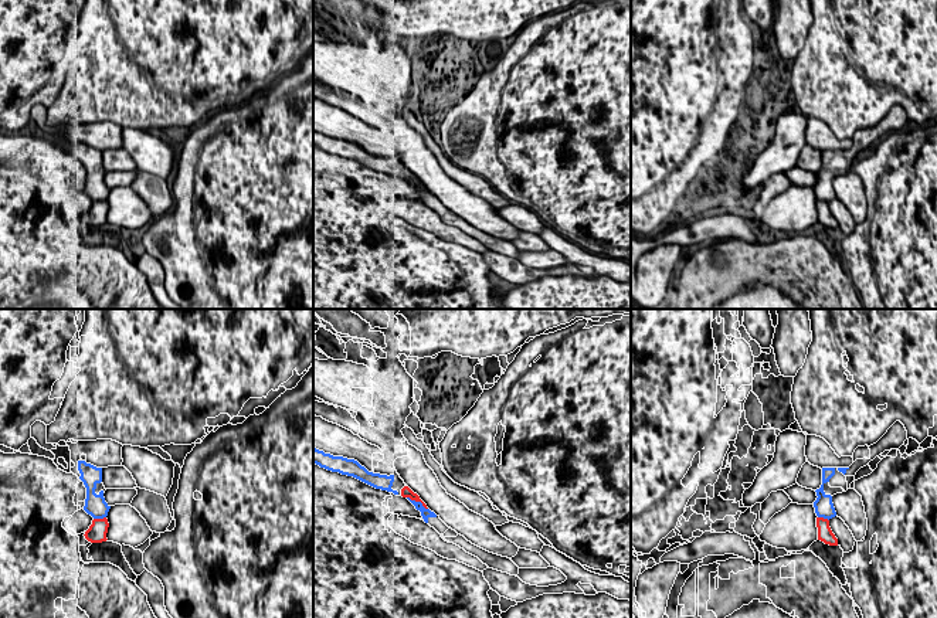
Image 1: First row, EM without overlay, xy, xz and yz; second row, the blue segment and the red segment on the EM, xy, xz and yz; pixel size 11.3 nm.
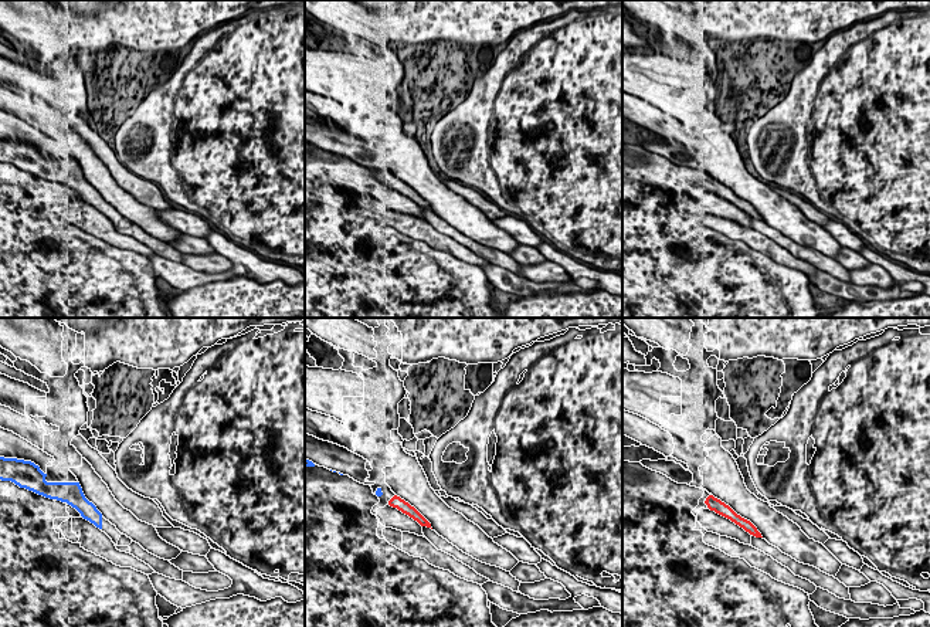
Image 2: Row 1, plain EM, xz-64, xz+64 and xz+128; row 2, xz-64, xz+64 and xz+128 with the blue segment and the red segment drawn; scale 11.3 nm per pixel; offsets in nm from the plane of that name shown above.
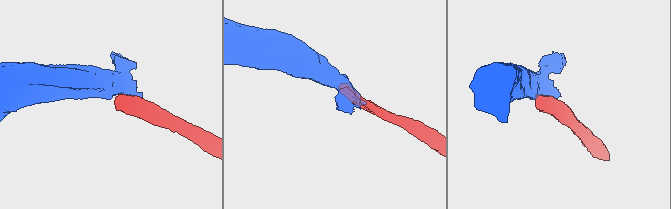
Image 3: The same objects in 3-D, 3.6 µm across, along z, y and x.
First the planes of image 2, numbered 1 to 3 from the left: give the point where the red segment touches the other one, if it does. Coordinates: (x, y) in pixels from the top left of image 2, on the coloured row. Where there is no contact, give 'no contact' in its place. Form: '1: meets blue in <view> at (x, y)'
1: no contact
2: no contact
3: no contact

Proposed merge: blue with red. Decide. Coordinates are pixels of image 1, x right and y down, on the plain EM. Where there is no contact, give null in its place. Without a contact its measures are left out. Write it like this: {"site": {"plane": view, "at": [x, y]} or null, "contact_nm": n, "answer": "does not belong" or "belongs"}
{"site": {"plane": "xz", "at": [417, 184]}, "contact_nm": 280, "answer": "does not belong"}

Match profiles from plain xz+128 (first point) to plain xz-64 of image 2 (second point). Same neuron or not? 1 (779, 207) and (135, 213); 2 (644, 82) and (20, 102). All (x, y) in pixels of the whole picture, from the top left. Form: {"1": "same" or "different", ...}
{"1": "same", "2": "different"}

